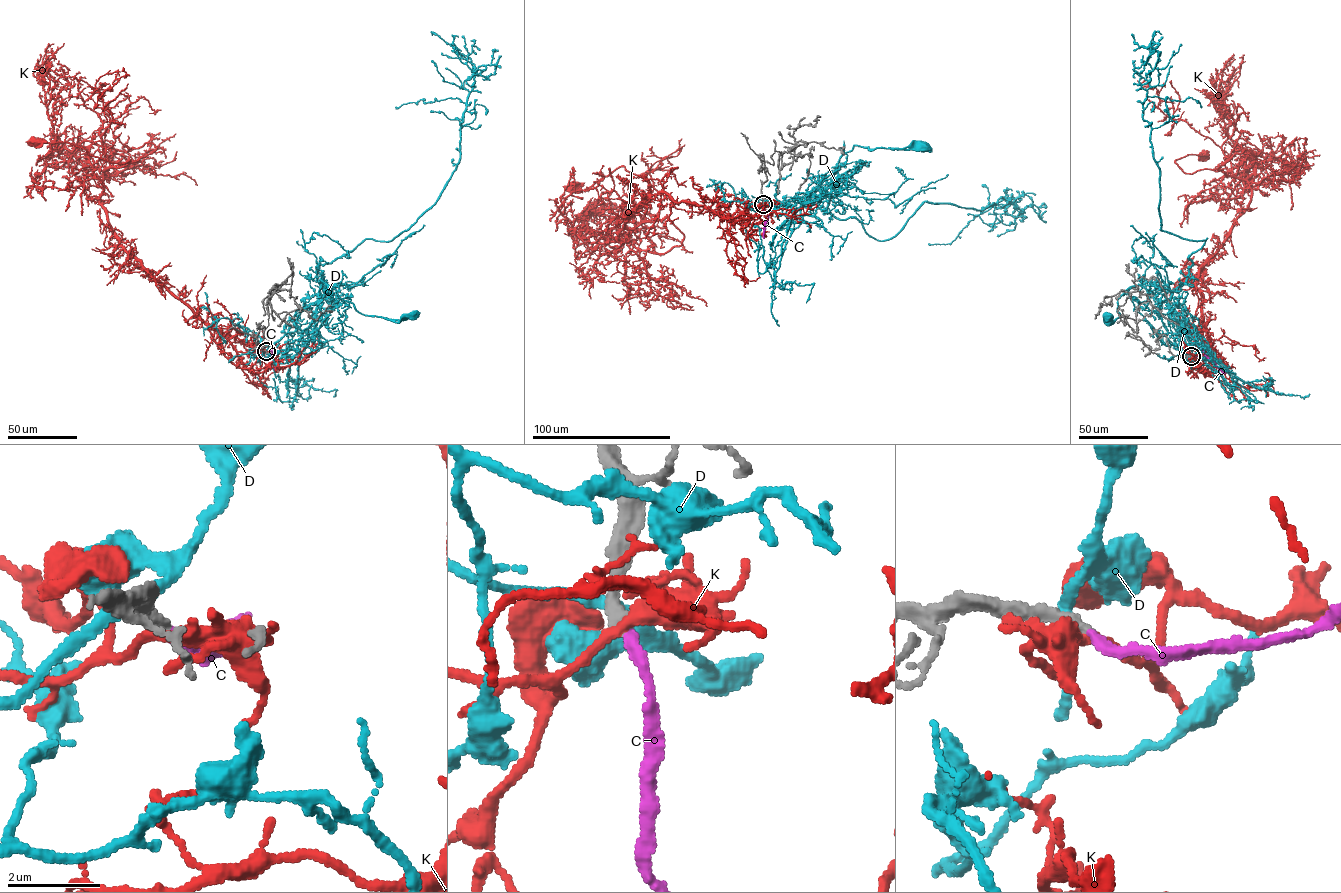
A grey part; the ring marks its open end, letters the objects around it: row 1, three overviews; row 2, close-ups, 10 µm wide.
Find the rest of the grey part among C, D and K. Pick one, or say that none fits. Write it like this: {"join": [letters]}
{"join": ["C"]}

